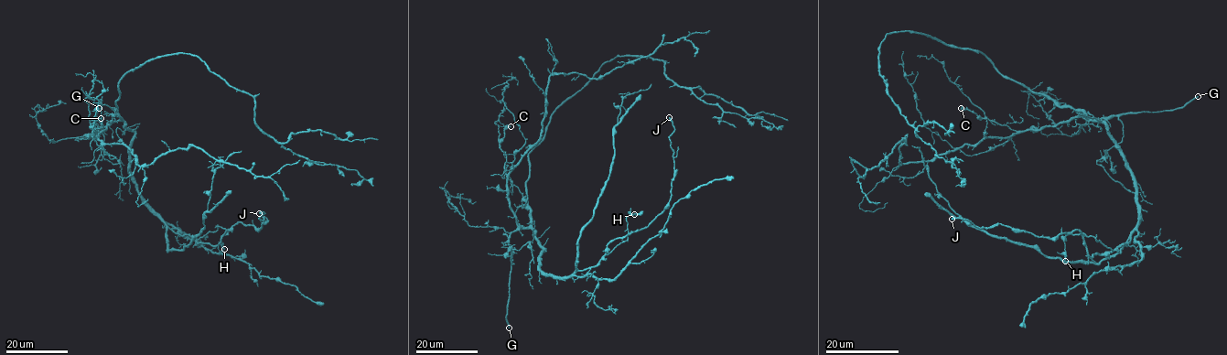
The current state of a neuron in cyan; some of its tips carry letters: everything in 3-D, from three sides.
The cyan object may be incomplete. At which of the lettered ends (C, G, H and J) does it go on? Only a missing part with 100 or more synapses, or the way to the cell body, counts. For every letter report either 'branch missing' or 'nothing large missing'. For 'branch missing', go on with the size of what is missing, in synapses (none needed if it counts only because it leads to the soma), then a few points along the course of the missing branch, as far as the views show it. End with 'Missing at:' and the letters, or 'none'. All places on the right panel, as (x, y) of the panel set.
C: nothing large missing
G: branch missing
H: nothing large missing
J: nothing large missing
Missing at: G

